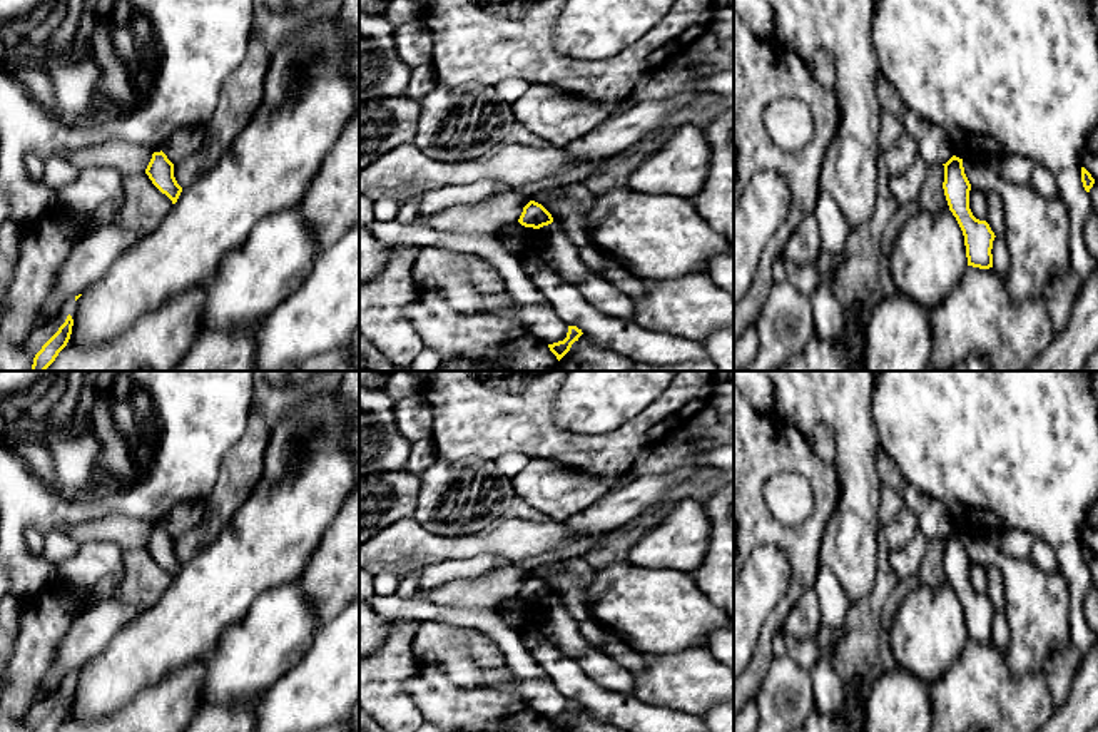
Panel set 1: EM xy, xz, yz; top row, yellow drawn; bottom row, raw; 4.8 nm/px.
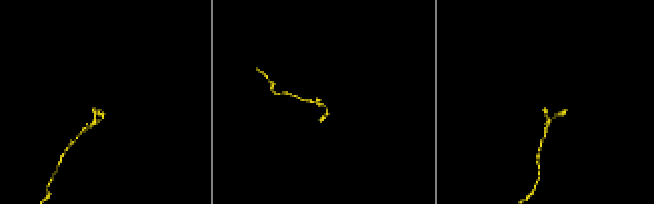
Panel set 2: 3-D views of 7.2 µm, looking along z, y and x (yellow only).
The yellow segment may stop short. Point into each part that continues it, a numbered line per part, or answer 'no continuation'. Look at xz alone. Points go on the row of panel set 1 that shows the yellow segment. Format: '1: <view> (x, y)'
no continuation

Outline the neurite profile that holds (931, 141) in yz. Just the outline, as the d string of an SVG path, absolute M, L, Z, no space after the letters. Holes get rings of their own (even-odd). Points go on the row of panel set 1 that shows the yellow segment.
M881 72L876 74L876 87L881 110L891 112L902 120L906 134L918 144L919 159L928 165L936 165L946 164L954 155L944 130L907 109Z

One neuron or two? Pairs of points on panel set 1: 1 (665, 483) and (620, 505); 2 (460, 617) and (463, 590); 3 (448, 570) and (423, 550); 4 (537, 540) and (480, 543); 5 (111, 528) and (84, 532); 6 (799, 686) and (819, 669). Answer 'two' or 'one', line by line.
1: one
2: two
3: two
4: one
5: one
6: two

